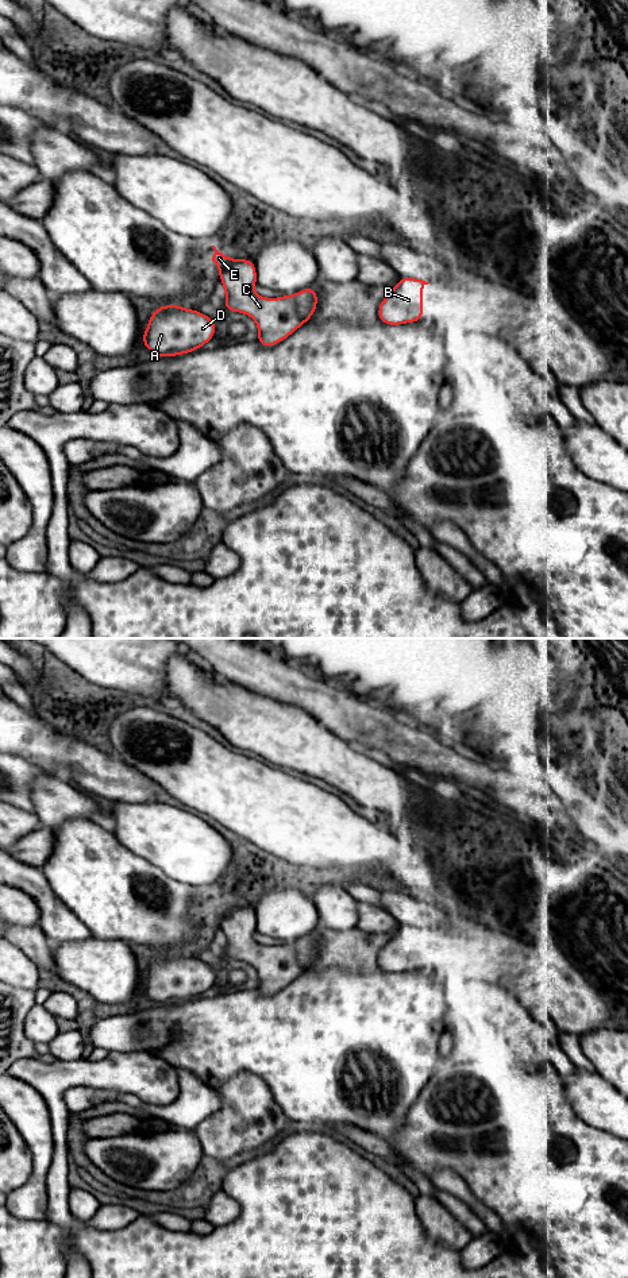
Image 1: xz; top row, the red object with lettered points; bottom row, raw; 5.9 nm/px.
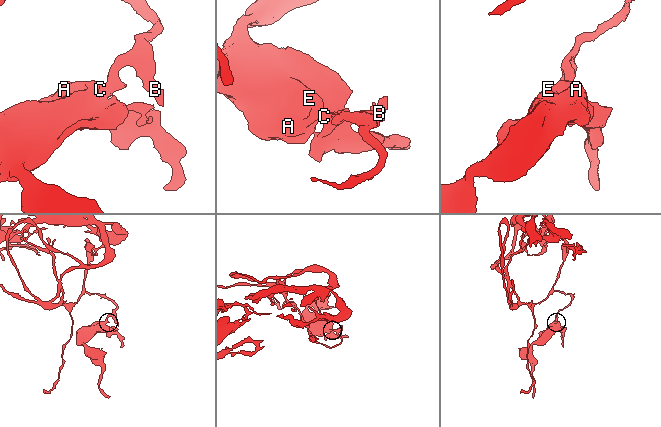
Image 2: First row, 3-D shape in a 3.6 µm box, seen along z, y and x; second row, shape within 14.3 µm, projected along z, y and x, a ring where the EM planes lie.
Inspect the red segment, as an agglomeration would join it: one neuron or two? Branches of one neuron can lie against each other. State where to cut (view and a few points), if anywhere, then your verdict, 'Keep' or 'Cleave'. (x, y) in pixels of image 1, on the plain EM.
No split. Keep

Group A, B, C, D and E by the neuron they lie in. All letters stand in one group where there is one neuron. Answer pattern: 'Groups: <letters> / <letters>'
Groups: A B C D E

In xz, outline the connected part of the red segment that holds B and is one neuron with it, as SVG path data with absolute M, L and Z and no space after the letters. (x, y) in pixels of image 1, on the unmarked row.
M400 926L394 937L381 949L378 966L382 972L401 973L423 968L423 935L428 930Z

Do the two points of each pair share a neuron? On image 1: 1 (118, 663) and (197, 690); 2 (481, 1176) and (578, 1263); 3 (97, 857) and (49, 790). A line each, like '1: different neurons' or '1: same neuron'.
1: different neurons
2: same neuron
3: different neurons

